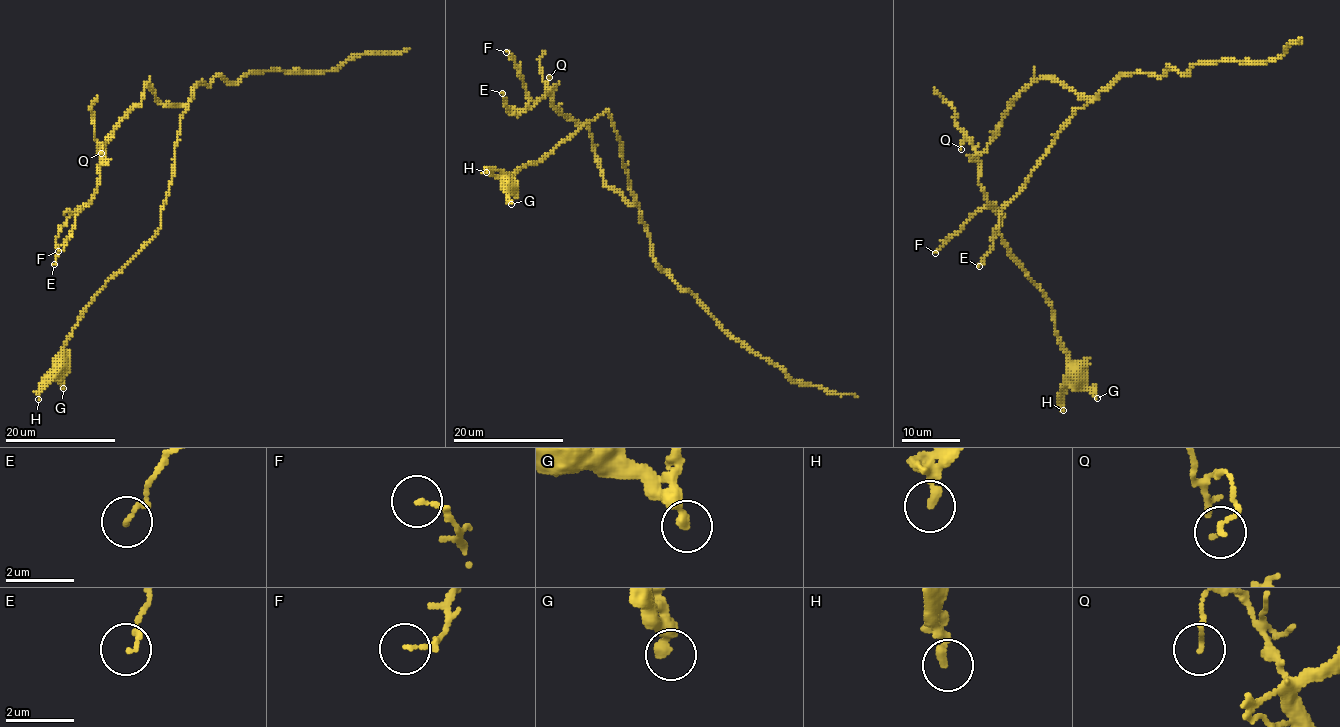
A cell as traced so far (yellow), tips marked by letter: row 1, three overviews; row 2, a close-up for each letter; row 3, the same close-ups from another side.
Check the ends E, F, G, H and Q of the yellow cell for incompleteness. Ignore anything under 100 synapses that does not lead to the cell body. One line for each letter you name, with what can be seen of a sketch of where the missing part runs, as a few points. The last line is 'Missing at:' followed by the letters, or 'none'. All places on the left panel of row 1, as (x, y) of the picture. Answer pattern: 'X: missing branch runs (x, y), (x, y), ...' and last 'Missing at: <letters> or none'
Missing at: none

